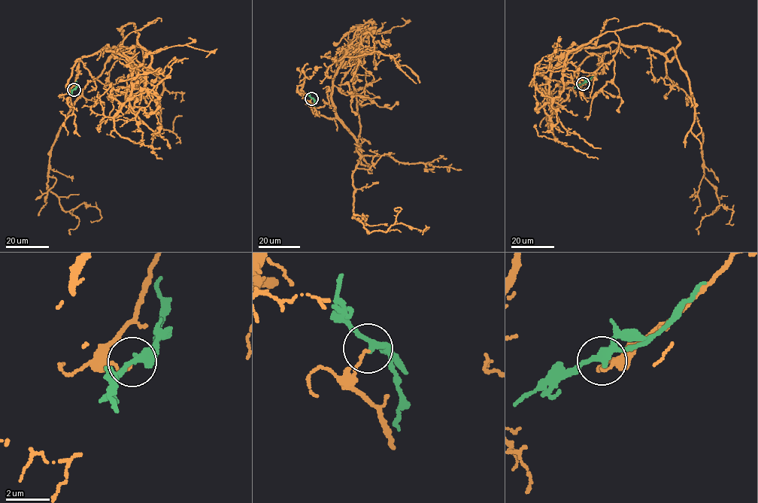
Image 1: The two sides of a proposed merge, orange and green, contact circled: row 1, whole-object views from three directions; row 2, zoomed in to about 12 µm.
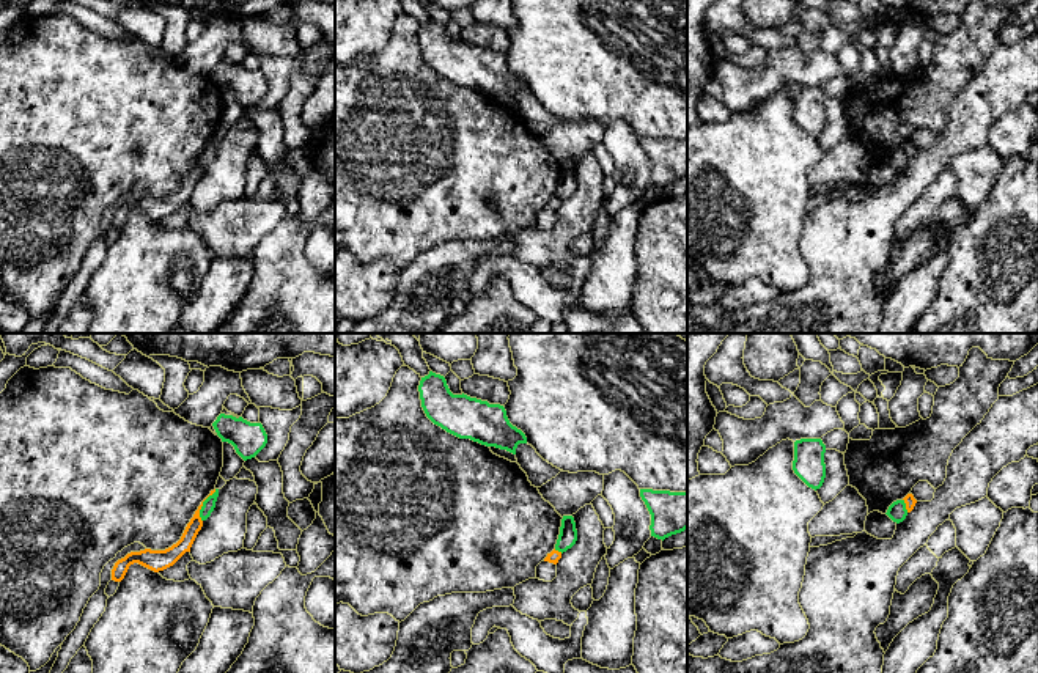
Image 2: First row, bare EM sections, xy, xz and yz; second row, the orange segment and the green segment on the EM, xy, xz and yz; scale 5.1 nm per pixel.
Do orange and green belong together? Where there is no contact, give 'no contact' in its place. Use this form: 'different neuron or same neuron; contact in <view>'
different neuron; contact in xy

